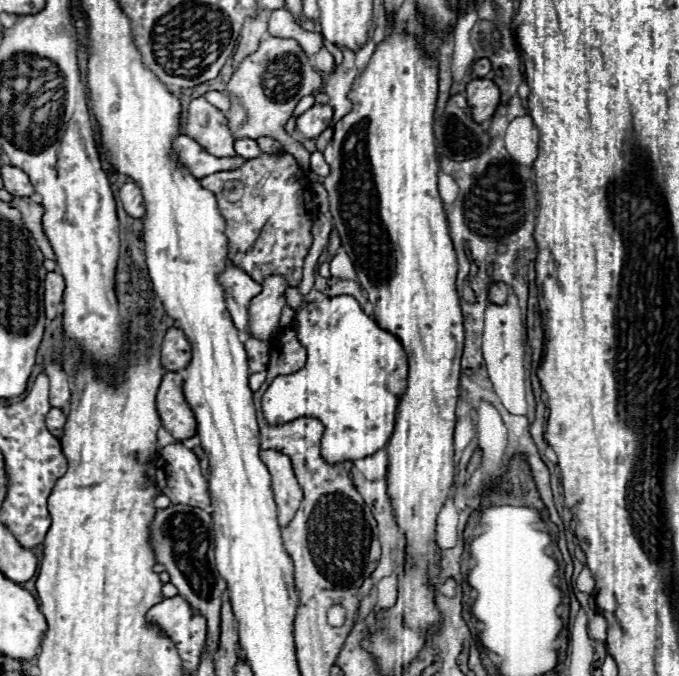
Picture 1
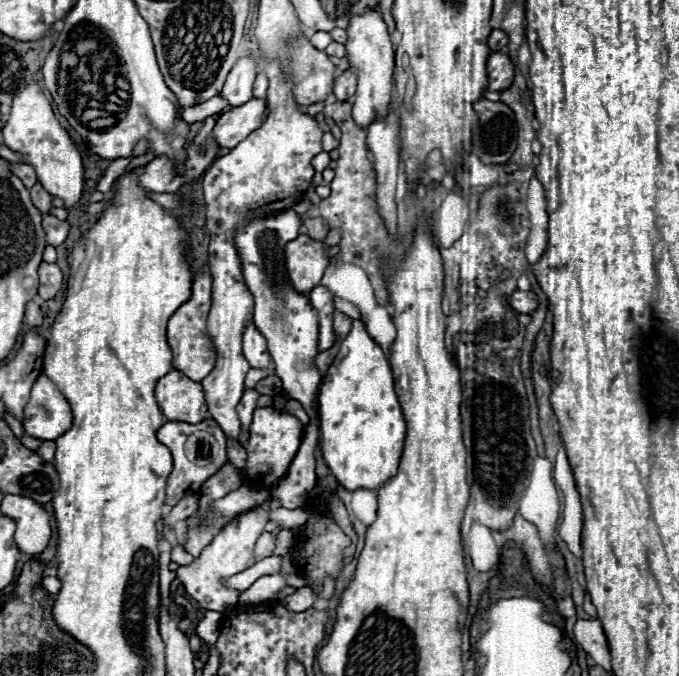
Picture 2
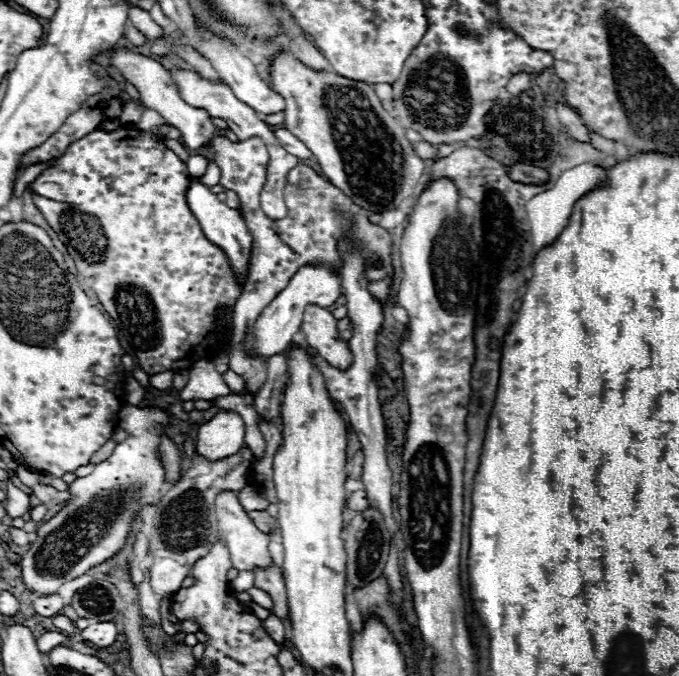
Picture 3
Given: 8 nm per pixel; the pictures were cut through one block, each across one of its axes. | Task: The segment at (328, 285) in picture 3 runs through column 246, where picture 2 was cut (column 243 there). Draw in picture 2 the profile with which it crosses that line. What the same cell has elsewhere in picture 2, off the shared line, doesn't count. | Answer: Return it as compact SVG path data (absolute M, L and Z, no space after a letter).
M248 324L242 338L244 356L250 362L252 368L268 368L270 366L270 354L266 350L266 338L258 332L254 324Z

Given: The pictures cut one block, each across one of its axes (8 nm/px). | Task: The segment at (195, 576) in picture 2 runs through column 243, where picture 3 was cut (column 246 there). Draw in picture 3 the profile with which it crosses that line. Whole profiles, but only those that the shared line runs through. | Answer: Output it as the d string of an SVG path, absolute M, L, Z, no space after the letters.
M226 490L226 492L222 492L216 498L216 514L218 514L218 526L224 532L224 540L228 544L232 568L236 568L236 570L254 570L254 568L272 566L272 558L270 558L270 552L268 552L270 538L266 534L262 534L254 526L254 522L248 518L248 514L240 506L240 502L238 502L238 498L236 498L234 492Z

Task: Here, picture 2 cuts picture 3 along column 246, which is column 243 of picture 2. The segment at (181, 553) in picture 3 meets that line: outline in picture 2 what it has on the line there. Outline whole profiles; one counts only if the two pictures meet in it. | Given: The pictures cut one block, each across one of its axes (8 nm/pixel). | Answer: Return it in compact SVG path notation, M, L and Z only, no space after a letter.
M226 438L226 444L228 444L228 460L234 462L240 470L240 474L244 472L244 464L246 464L246 450L242 444L238 444L238 440L234 438Z

